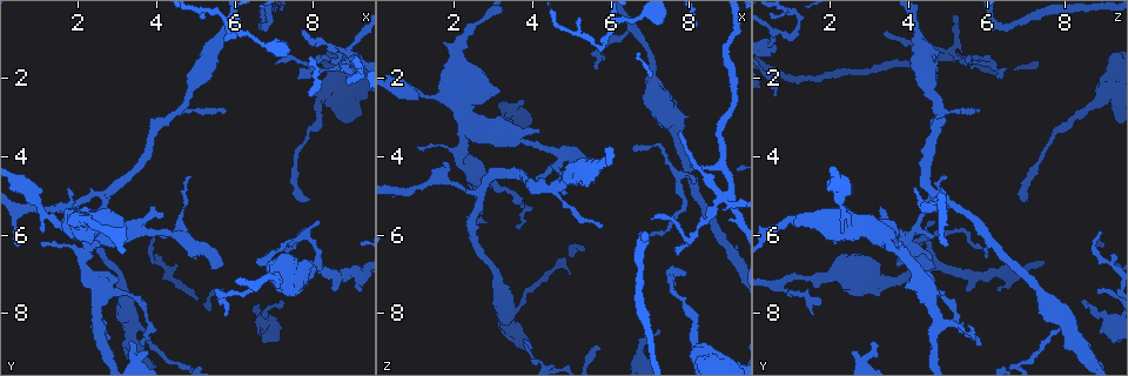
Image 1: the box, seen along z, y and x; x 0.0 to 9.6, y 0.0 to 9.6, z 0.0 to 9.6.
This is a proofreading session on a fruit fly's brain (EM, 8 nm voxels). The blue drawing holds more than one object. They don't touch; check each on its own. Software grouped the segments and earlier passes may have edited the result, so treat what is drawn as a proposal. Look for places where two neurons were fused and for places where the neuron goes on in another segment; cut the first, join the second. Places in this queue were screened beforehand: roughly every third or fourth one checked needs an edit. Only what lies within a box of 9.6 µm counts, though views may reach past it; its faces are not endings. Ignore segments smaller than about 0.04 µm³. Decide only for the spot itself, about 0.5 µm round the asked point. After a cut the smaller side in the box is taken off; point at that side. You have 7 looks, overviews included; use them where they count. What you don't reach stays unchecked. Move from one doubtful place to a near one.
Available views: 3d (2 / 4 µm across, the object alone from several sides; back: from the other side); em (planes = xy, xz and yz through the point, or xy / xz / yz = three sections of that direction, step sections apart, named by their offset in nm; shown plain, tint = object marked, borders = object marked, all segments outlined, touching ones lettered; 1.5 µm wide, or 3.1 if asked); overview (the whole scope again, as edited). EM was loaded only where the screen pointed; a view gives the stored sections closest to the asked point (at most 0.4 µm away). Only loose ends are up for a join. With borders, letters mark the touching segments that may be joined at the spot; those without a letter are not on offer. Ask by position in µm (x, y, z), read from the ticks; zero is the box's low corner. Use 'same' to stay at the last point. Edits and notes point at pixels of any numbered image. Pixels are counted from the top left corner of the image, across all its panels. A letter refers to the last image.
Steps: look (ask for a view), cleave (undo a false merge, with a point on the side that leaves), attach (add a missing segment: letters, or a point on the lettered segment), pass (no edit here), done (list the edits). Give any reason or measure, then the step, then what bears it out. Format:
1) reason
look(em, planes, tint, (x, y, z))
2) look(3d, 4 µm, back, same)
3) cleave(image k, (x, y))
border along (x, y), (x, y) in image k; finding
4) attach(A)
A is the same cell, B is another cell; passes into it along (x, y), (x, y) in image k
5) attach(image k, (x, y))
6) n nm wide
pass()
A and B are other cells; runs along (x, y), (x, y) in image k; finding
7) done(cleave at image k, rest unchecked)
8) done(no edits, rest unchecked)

tapers out
look(3d, 2 µm, (7.85, 5.15, 7.10))

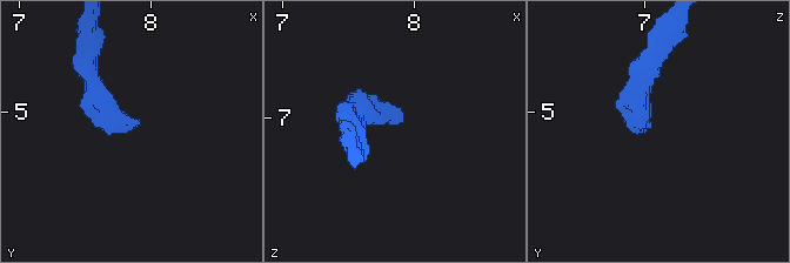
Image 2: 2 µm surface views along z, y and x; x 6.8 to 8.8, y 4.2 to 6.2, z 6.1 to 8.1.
now the EM
look(em, planes, plain, (7.90, 5.10, 7.02))

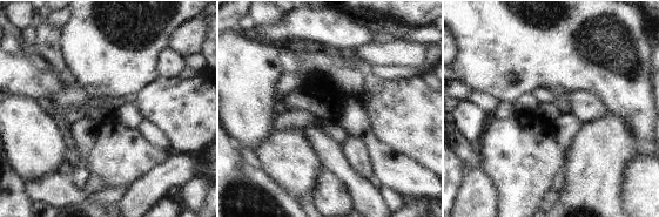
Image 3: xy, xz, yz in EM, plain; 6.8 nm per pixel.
see the neighbours
look(em, planes, borders, same)

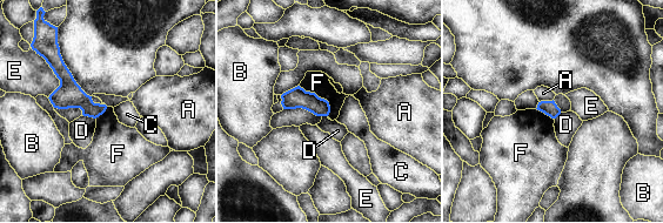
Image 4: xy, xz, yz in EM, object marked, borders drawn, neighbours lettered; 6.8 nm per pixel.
F touches over 300 nm
pass()
A, B, C, D, E and F are other cells; runs along (58, 58), (67, 85), (99, 112) in image 4; no lettered segment goes on from it

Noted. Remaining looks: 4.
branch stops here
look(em, xz, step 4, borders, (8.15, 5.60, 4.65))

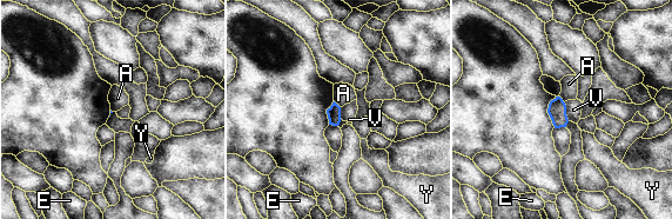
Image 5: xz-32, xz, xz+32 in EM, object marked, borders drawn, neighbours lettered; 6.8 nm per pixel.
pass()
A, E, V and Y are other cells; border along (564, 103), (569, 120) in image 5; none of them fits

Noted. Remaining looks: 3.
long arm stops here
look(3d, 4 µm, back, (7.20, 7.75, 8.45))

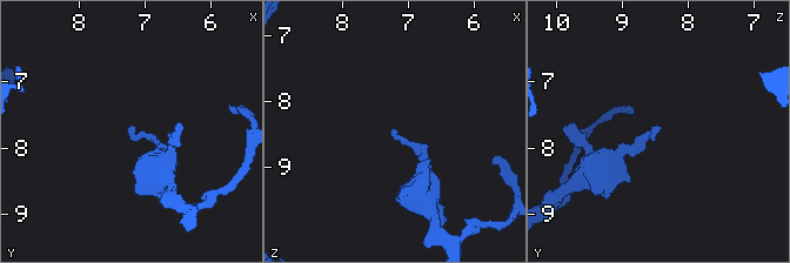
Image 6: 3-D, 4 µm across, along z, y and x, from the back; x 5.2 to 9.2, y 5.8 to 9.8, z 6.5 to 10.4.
need the tissue
look(em, planes, plain, (7.20, 7.70, 8.40))

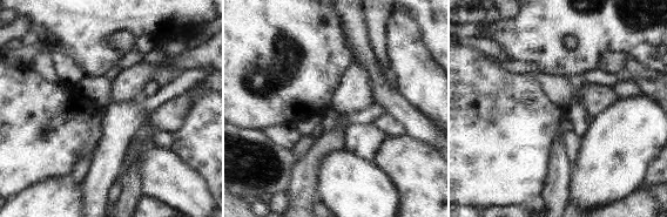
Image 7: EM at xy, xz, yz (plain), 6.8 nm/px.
what lies round it
look(em, planes, borders, same)

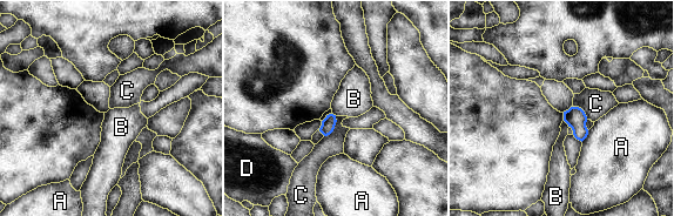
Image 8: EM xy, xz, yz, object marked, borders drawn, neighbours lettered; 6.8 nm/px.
pass()
A, B, C and D are other cells; border along (564, 120), (568, 127) in image 8; none of them fits

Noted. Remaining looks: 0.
done(no edits, rest unchecked)

